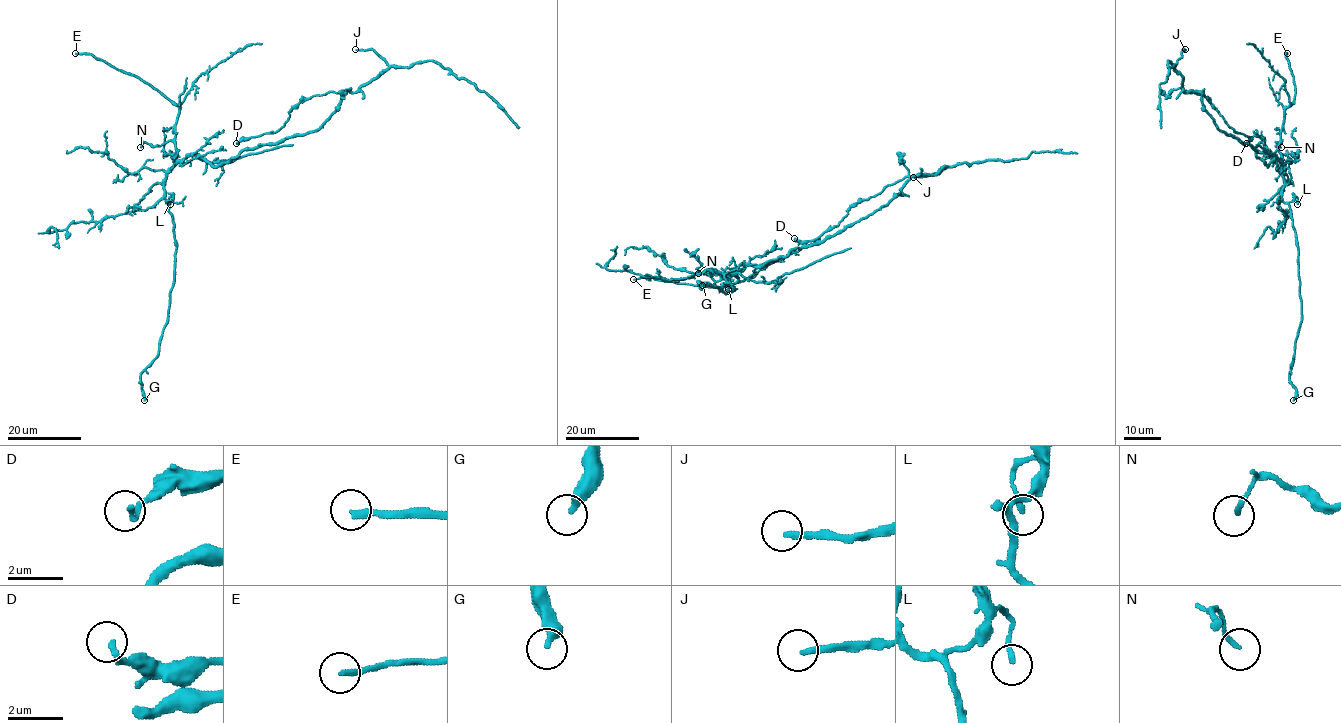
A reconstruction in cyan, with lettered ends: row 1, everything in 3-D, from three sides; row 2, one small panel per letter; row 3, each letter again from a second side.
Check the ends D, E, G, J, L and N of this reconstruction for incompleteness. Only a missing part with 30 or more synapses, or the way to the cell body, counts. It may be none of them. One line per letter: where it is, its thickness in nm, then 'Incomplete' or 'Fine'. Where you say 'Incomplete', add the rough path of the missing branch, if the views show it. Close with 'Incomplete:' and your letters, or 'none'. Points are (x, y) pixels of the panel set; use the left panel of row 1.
D: Place: (236, 143). Thickness 180 nm. Fine
E: Place: (75, 53). Thickness 220 nm. Incomplete
G: Place: (144, 400). Thickness 340 nm. Fine
J: Place: (355, 49). Thickness 220 nm. Incomplete. Course of what is missing: (355, 49), (333, 46), (325, 41), (311, 19), (313, 15), (314, 30), (304, 60), (320, 83)
L: Place: (170, 204). Thickness 160 nm. Fine
N: Place: (140, 147). Thickness 160 nm. Fine
Incomplete: E, J

